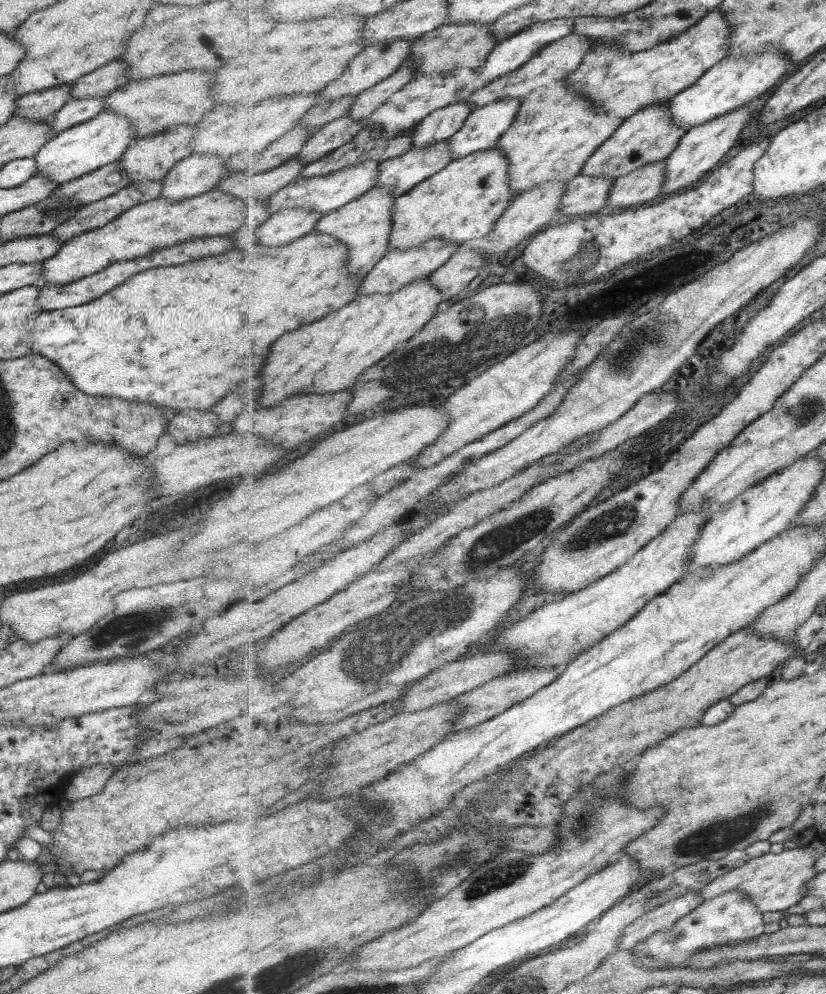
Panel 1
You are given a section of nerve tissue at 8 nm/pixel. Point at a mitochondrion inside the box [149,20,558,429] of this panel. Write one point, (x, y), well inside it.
(444, 352)

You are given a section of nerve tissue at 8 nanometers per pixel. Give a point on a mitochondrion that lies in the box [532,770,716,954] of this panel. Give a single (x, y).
(584, 819)

